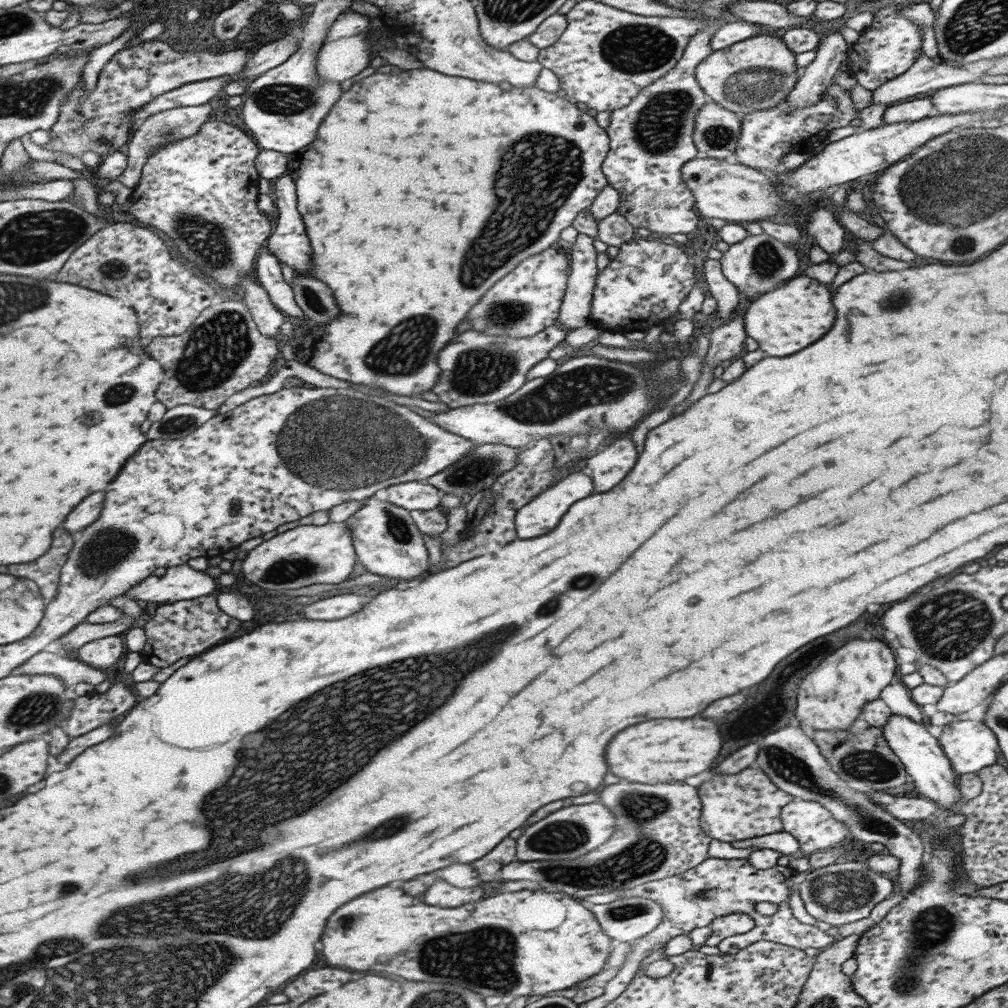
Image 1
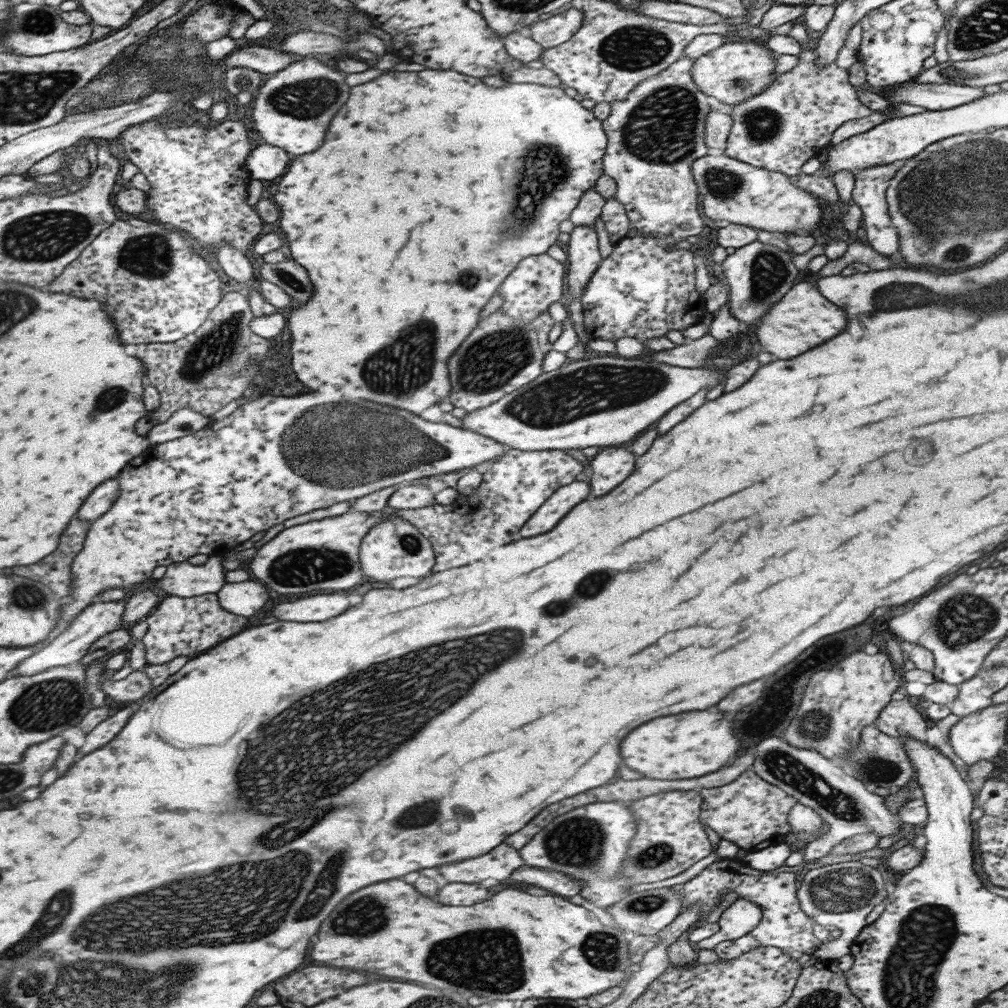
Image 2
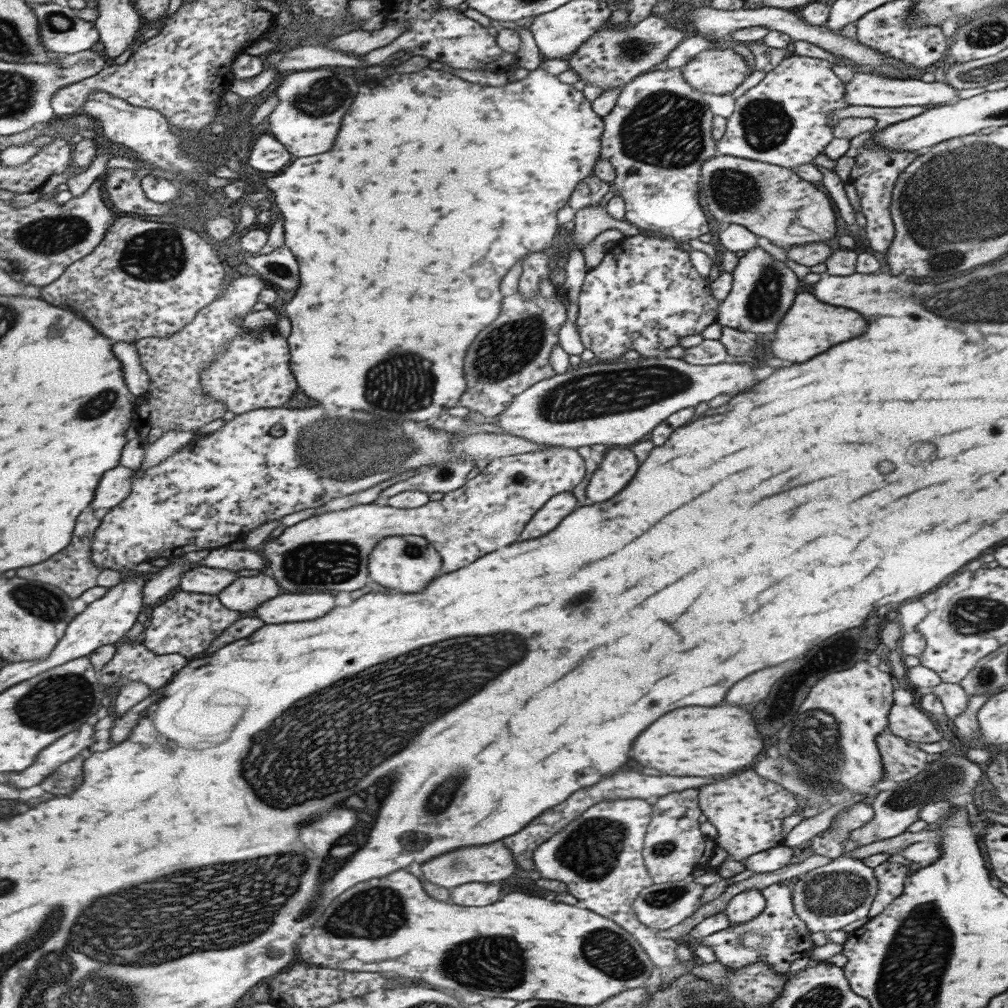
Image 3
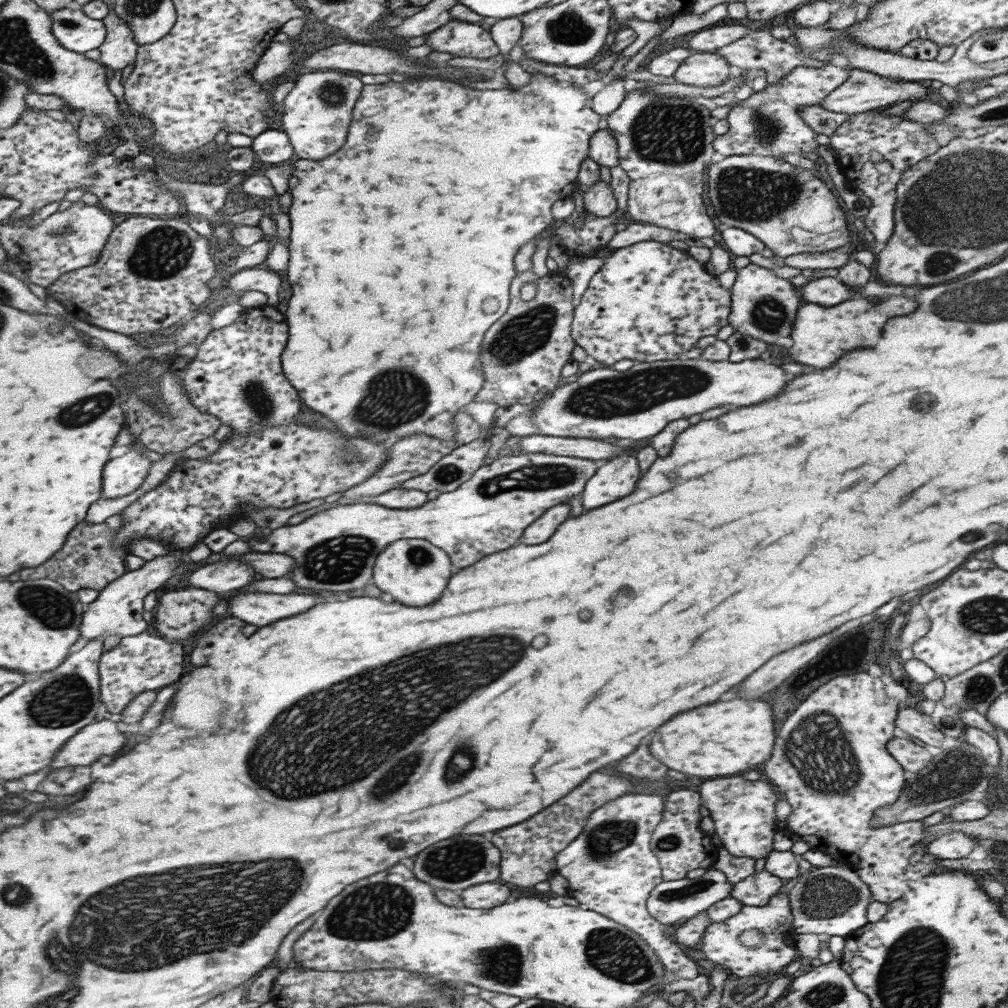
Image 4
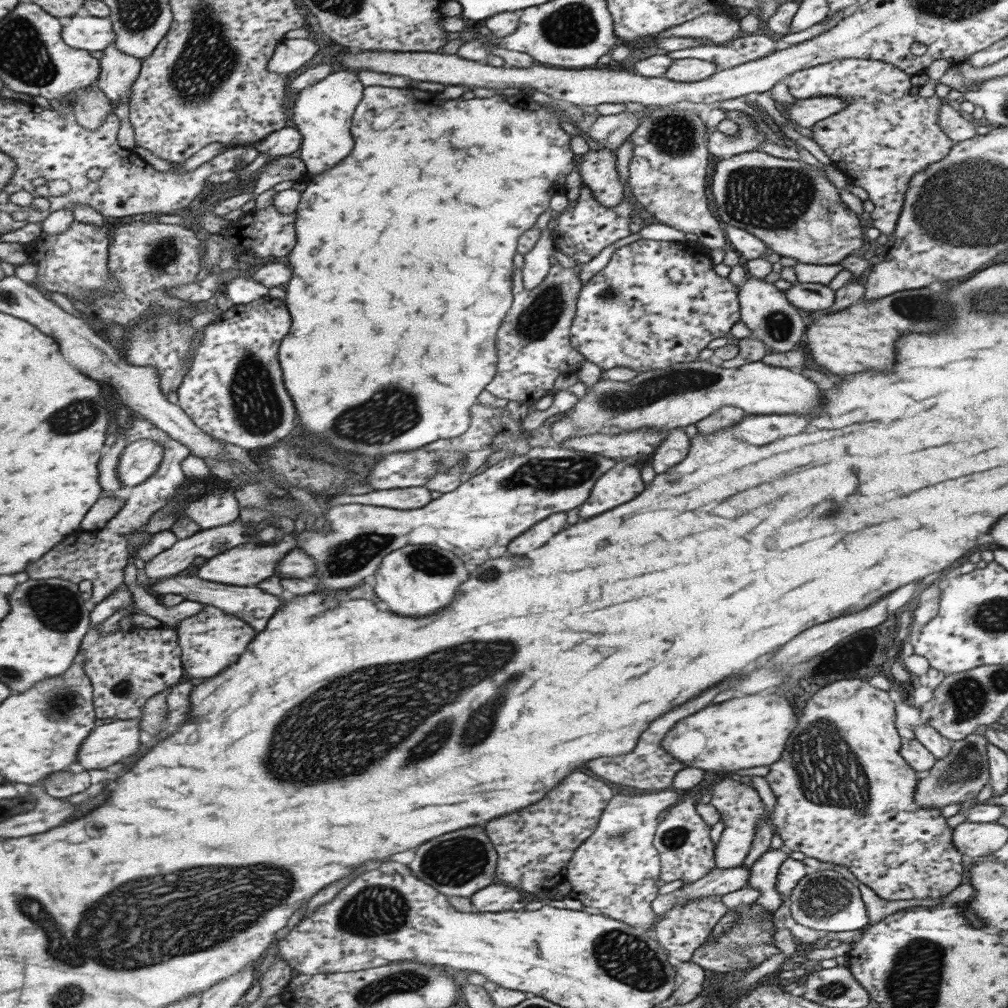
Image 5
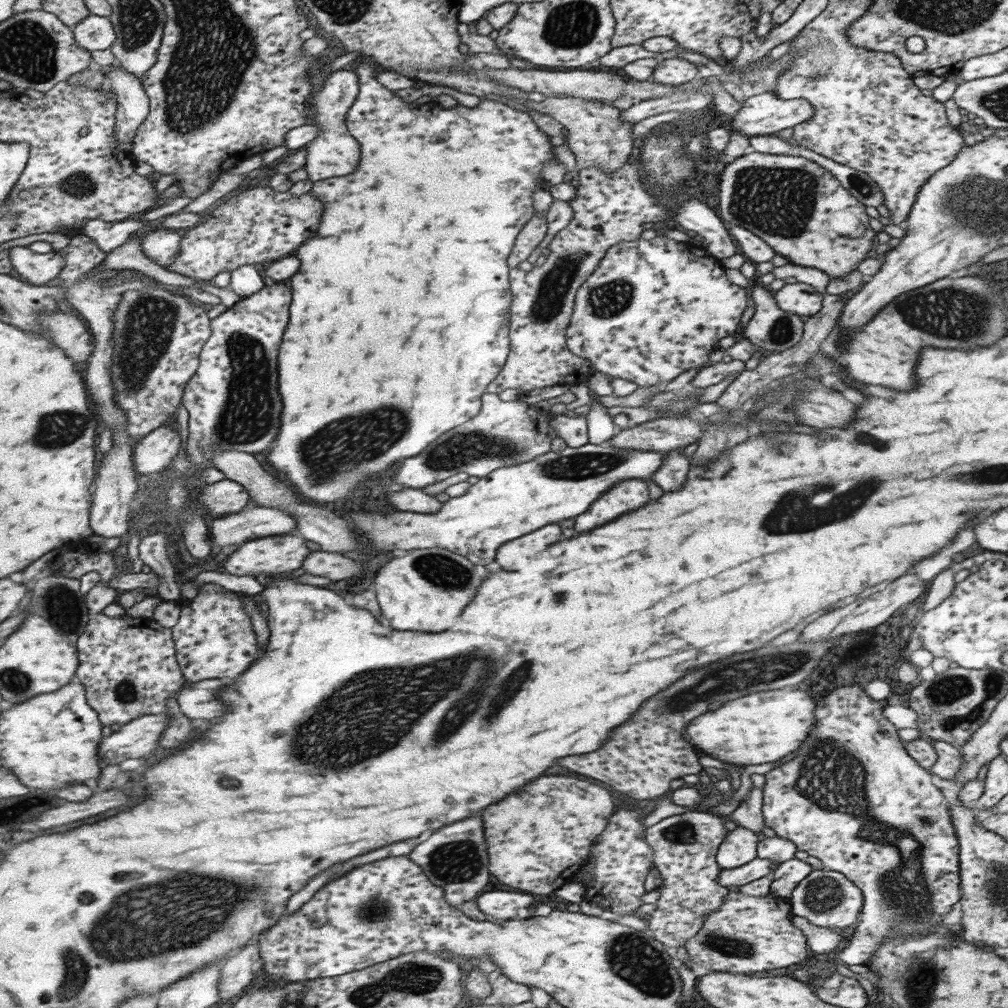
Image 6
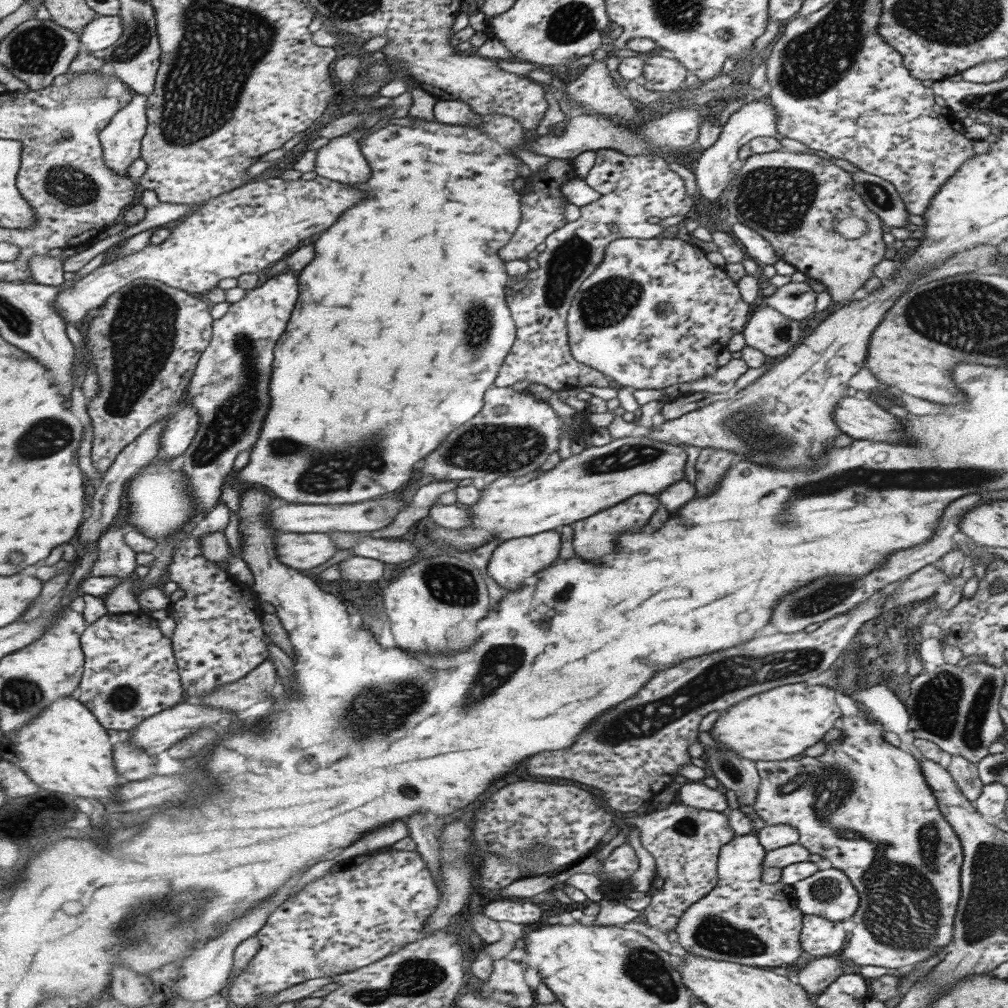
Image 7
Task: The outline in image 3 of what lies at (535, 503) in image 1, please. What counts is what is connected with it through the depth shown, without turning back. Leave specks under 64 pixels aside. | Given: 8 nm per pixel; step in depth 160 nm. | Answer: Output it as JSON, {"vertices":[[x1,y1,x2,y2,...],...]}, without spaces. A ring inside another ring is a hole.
{"vertices":[[567,492,567,494,555,494,555,496,549,498,547,504,541,506,541,510,537,510,533,514,533,518,521,530,519,538,521,540,529,540,529,538,537,538,537,536,547,534,549,530,553,530,557,526,557,522,561,518,565,518,571,510,575,510,575,506,577,506,577,502,571,496,571,492]]}

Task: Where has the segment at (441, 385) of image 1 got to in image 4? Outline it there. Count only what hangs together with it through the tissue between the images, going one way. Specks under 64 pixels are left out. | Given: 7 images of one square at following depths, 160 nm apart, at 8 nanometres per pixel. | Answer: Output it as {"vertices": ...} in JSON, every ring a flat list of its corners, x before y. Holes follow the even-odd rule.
{"vertices":[[551,272,541,278,533,273,516,274,510,282,508,297,507,310,483,336,479,354,483,384,473,397,475,402,493,402,502,407,529,404,553,390,559,382,563,364,572,359,571,351,575,346,570,333,575,303,572,287,564,274],[525,282,535,284,535,294,530,300,519,297,519,290]]}

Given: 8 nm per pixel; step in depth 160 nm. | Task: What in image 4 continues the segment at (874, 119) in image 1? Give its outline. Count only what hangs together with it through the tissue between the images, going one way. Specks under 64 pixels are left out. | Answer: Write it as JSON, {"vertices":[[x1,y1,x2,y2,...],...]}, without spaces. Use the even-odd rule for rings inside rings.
{"vertices":[[829,62,810,66,799,65,785,73,773,86,767,86,761,92,755,92,734,107,730,108,727,116,728,132,714,137,712,147,724,157,755,154,781,158,784,154,799,154,802,152,816,152,817,135,798,116,798,109,813,108,847,77,849,67,840,68],[793,114,793,128,789,128,789,118],[767,120,775,122,781,128,767,128]]}

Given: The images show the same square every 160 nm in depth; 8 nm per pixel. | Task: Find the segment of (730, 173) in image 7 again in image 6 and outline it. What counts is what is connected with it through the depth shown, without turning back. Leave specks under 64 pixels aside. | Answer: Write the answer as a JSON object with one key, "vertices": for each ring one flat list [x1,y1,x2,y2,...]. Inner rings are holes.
{"vertices":[[768,91,746,98,735,117,730,118,728,128,747,138,771,135,805,122,811,115,813,110,807,100,795,97,783,100]]}

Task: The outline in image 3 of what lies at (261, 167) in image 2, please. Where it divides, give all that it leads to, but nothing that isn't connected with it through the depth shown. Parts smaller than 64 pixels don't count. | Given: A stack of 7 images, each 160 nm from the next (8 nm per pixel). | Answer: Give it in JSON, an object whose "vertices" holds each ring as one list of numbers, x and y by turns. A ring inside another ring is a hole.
{"vertices":[[263,134,255,140,247,158,247,165,259,172,279,172,293,156,270,134]]}

